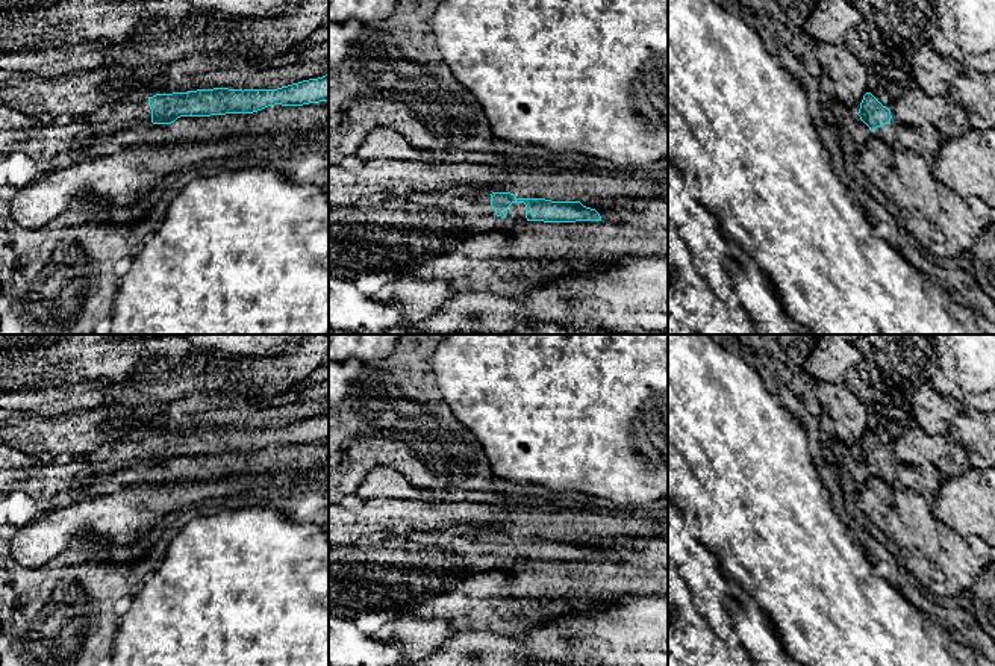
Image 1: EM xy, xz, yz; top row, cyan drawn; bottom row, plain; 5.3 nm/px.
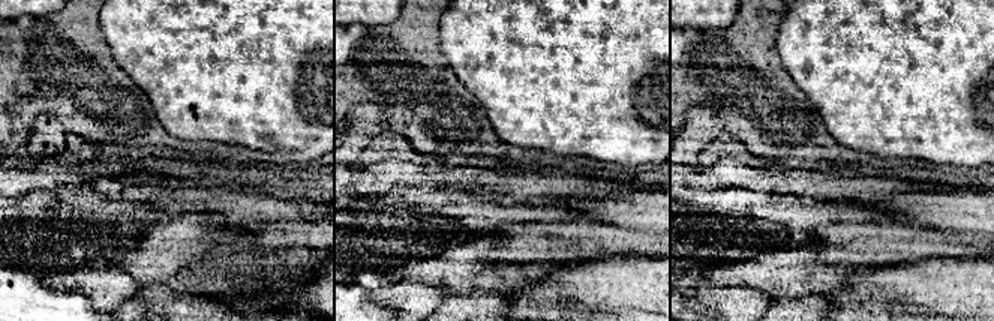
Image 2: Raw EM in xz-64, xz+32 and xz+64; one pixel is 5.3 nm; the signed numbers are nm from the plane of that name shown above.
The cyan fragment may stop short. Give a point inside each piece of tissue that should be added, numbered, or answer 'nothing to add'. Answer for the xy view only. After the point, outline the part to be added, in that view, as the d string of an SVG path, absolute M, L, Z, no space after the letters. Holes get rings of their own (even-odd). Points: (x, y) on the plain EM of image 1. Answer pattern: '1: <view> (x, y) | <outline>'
1: xy (55, 479) | M148 437L135 440L103 443L80 457L47 463L41 469L29 472L0 471L0 495L20 490L42 500L80 490L85 474L117 472L151 463Z

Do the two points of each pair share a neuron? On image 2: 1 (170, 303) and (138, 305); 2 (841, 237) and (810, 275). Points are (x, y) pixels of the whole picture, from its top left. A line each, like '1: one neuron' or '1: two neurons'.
1: one neuron
2: two neurons

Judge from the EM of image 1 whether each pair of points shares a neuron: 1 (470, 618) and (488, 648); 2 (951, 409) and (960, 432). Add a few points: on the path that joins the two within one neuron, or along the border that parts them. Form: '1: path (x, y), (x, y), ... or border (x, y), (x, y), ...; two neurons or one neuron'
1: border (470, 631), (495, 631), (512, 637); two neurons
2: border (963, 410), (951, 418), (947, 433); two neurons

